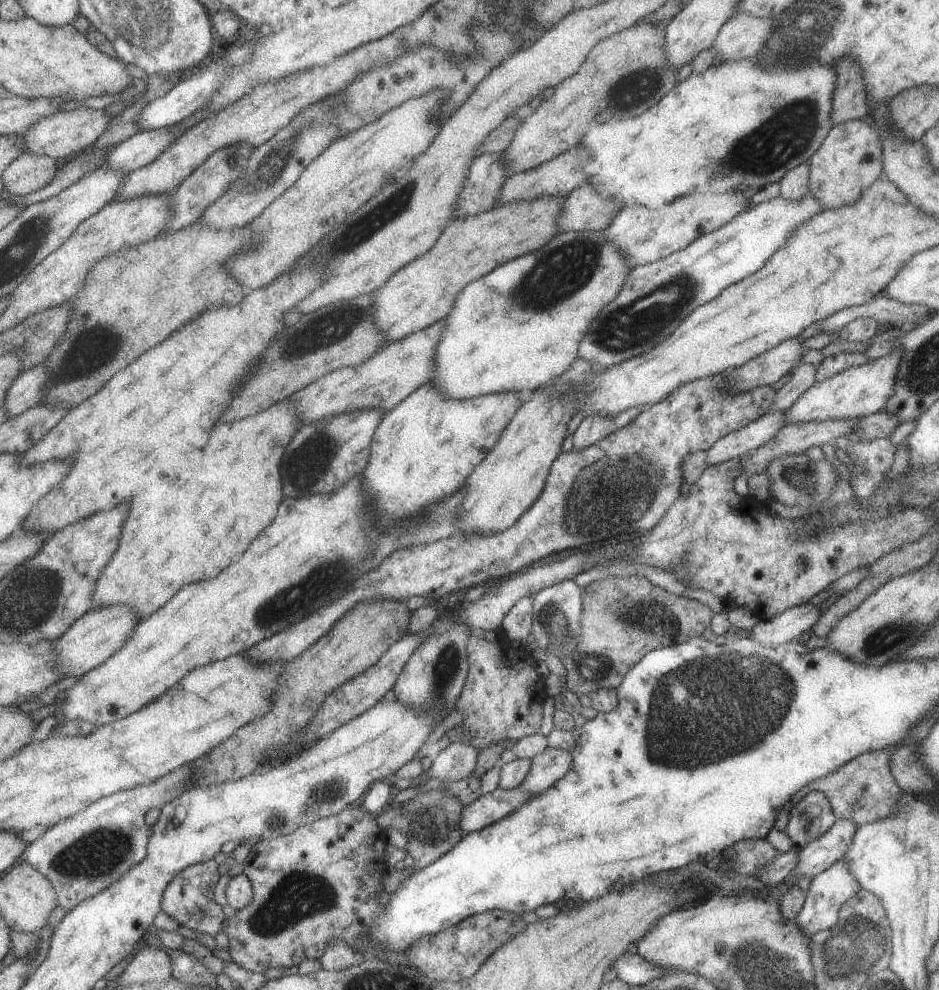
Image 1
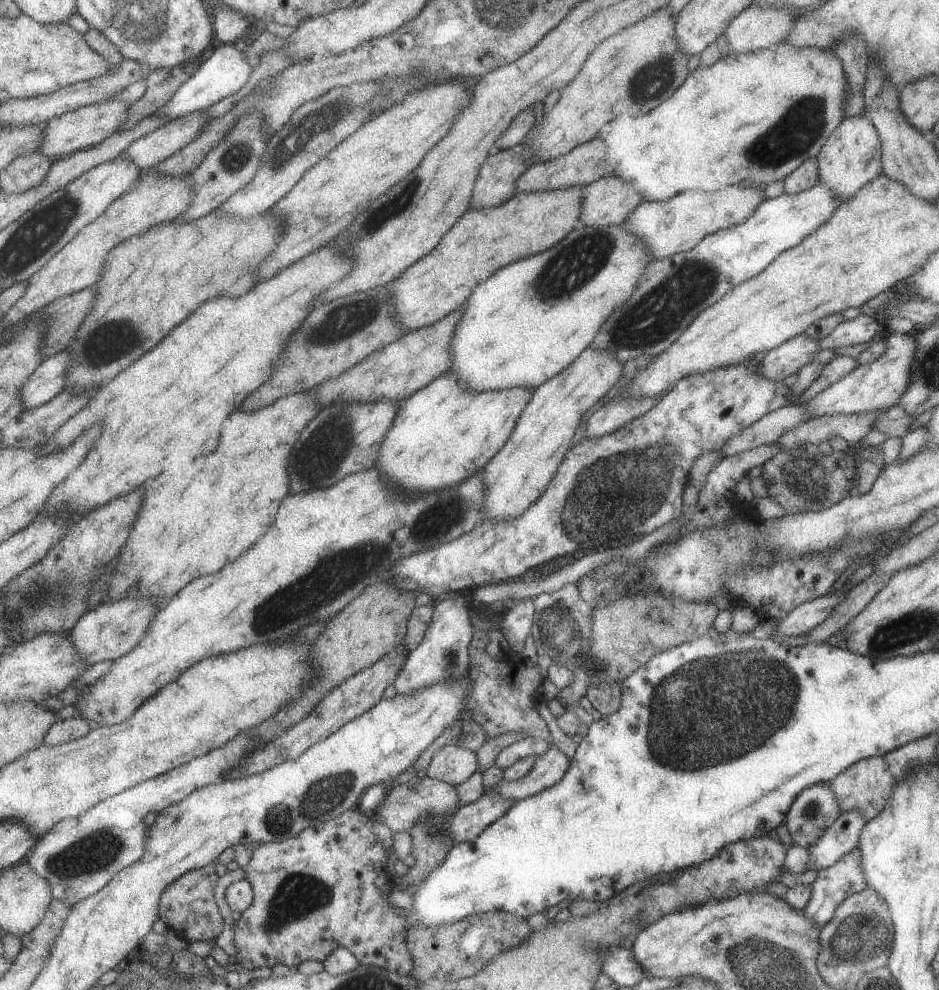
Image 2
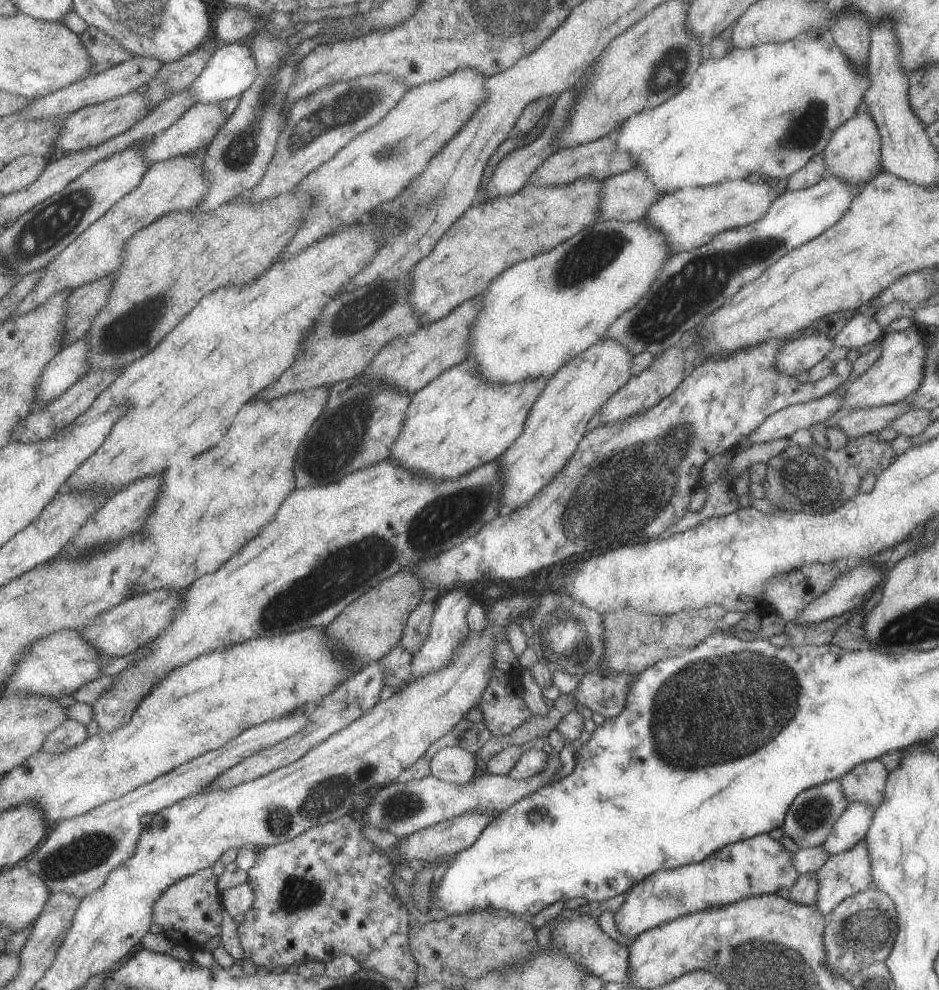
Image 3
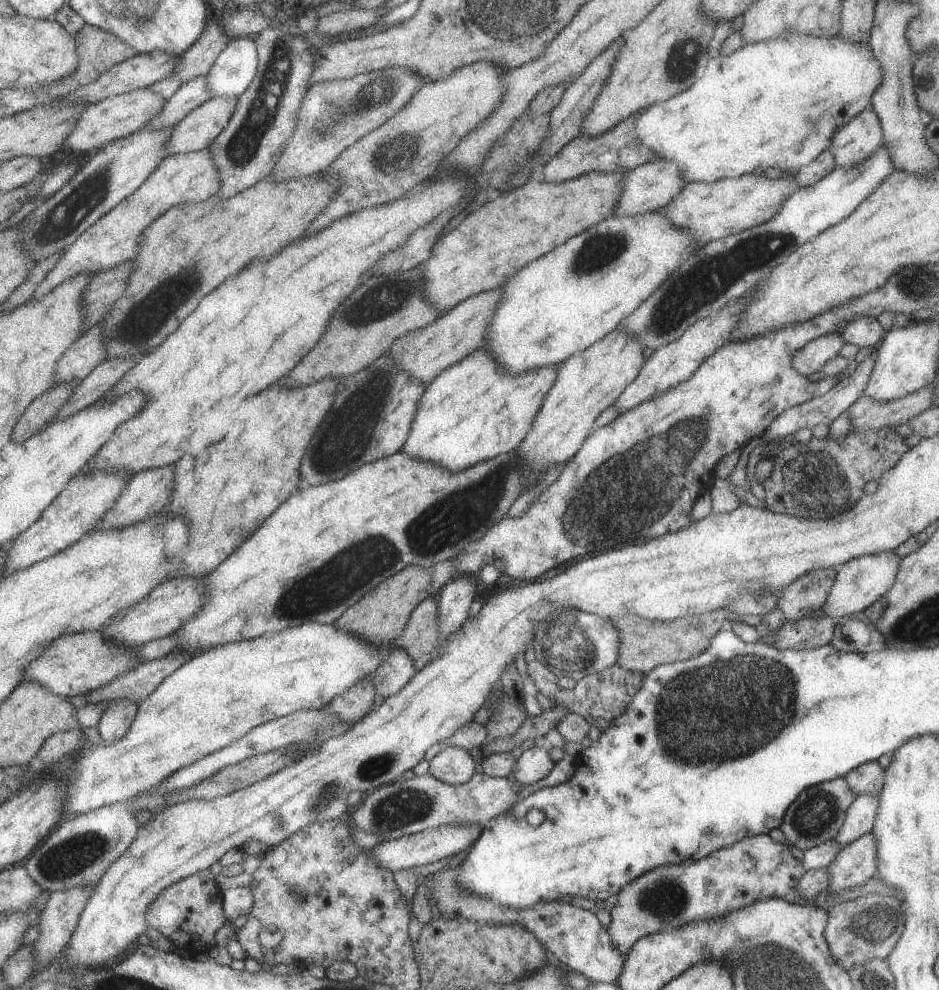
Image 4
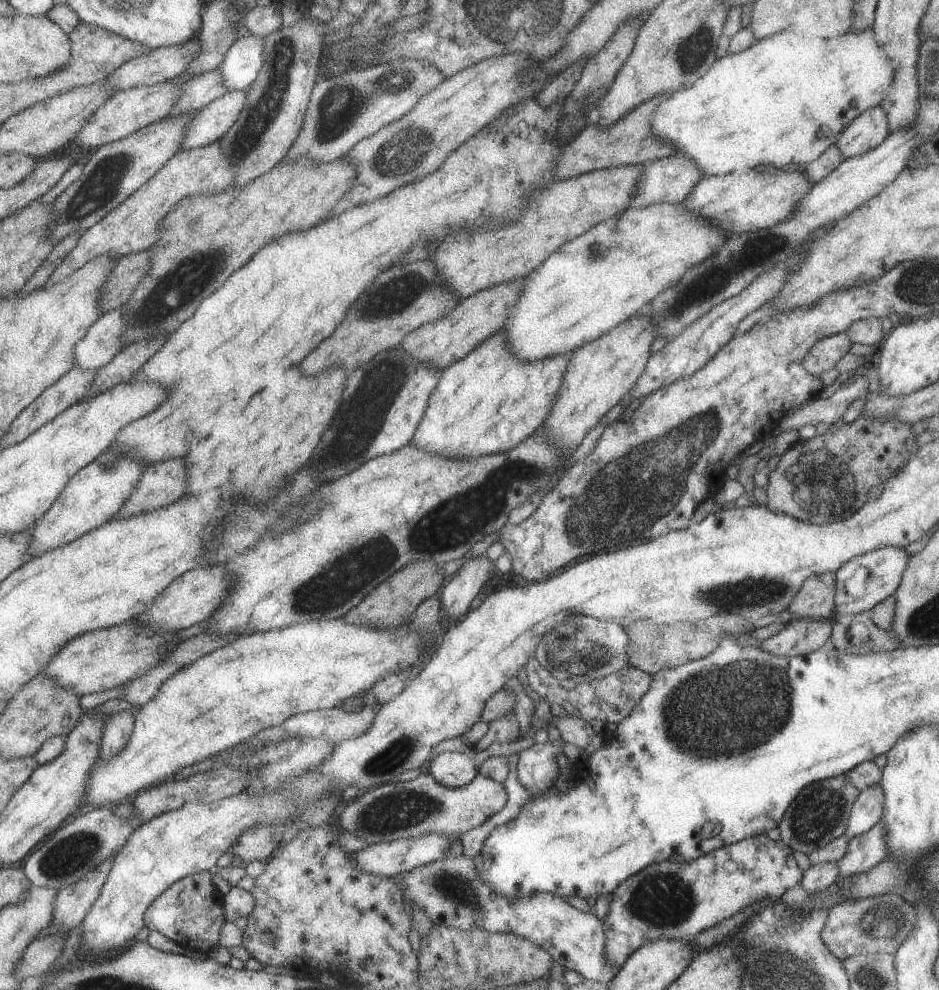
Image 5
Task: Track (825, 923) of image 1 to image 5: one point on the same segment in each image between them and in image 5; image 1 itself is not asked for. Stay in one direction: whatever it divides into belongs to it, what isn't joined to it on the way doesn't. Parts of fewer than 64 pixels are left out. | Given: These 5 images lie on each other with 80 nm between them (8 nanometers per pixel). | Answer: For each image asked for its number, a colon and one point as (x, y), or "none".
2: (844, 877)
3: (843, 874)
4: (855, 863)
5: (864, 850)

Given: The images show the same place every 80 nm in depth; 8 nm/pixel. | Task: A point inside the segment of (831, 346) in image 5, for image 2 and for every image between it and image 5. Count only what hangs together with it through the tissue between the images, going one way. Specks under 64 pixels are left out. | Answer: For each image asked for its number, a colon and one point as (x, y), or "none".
2: (786, 358)
3: (798, 355)
4: (810, 358)

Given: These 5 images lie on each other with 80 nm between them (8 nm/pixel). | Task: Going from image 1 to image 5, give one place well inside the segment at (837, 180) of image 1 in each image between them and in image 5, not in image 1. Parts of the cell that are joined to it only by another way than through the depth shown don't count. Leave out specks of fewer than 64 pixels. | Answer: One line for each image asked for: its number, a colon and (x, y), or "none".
2: (850, 156)
3: (852, 153)
4: (856, 140)
5: (868, 129)

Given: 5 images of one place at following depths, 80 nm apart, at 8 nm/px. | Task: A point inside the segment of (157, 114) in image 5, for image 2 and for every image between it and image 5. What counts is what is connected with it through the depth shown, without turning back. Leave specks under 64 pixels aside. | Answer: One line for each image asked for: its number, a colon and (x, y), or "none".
2: (86, 126)
3: (90, 126)
4: (111, 118)

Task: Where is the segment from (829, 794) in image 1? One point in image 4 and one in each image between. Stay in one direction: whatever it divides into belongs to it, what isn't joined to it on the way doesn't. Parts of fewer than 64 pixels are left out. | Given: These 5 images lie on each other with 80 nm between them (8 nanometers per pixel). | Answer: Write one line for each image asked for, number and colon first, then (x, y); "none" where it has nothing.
2: (865, 786)
3: (865, 782)
4: (867, 777)

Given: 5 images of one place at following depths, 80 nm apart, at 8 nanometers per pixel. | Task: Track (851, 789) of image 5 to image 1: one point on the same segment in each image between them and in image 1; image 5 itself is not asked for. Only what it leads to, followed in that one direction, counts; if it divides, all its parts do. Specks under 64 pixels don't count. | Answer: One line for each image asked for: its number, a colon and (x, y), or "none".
1: (809, 817)
2: (816, 807)
3: (809, 819)
4: (816, 814)

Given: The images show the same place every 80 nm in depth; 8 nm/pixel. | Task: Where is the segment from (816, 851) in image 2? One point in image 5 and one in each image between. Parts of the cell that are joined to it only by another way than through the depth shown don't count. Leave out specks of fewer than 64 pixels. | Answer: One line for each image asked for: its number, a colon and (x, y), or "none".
3: (851, 827)
4: (859, 817)
5: (867, 809)

